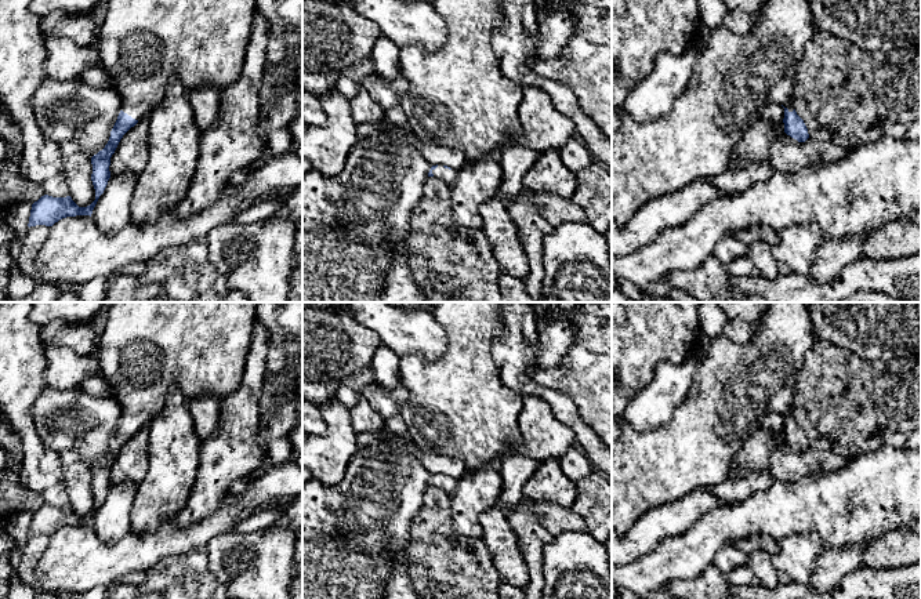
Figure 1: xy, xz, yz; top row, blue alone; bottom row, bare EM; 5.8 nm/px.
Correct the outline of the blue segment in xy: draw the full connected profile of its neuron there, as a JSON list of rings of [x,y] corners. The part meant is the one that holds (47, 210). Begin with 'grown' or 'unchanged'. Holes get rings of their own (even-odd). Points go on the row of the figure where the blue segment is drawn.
grown | [[[109,0],[105,21],[98,28],[97,47],[101,57],[101,66],[110,75],[115,88],[122,98],[122,110],[110,131],[108,144],[91,157],[91,181],[95,189],[95,200],[87,207],[79,207],[70,196],[52,197],[44,195],[32,204],[28,226],[52,226],[66,217],[91,217],[110,178],[110,157],[120,139],[142,119],[146,110],[162,102],[171,79],[178,79],[186,90],[209,86],[222,90],[237,80],[242,73],[254,12],[255,0]]]

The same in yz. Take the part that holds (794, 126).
grown | [[[766,0],[748,35],[737,36],[724,25],[710,32],[708,43],[699,47],[688,86],[666,115],[639,124],[620,108],[620,127],[612,128],[612,218],[616,224],[624,226],[642,206],[656,197],[681,190],[699,178],[711,179],[725,173],[733,148],[744,131],[761,119],[768,102],[784,106],[784,132],[798,142],[805,142],[809,134],[794,109],[793,83],[797,66],[815,33],[809,0]]]

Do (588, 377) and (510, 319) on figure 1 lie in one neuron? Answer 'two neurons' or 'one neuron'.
two neurons

